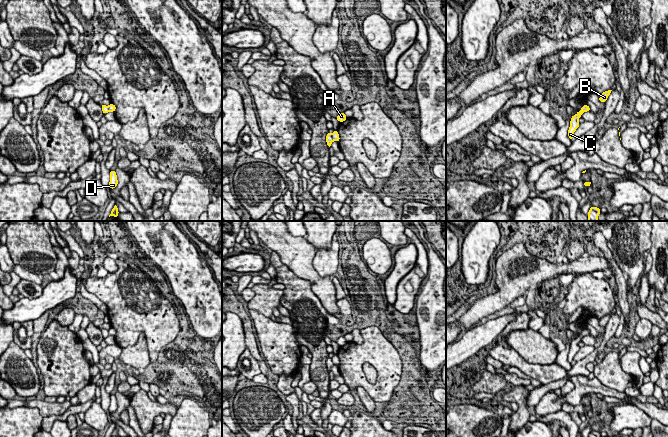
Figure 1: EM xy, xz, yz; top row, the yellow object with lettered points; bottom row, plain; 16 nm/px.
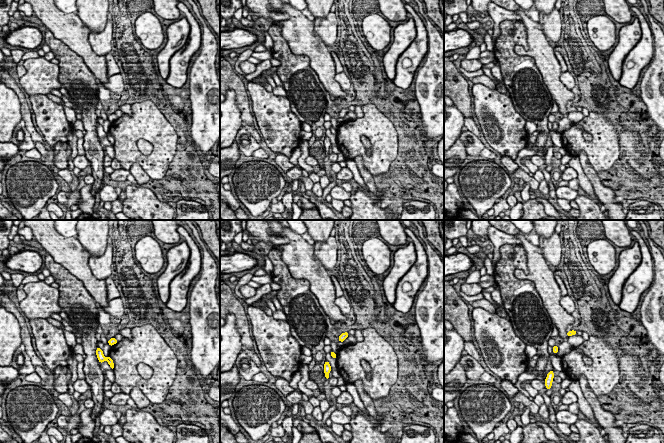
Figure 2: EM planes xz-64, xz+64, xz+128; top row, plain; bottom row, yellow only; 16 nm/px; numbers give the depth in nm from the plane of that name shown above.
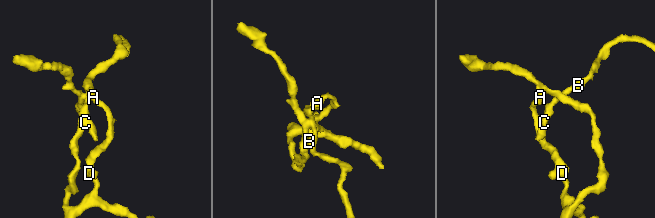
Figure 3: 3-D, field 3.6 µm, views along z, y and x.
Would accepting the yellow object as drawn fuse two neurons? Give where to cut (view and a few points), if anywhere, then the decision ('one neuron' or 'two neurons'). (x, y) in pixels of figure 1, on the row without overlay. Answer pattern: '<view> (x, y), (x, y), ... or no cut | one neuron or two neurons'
xz (330, 358), (334, 364) | two neurons

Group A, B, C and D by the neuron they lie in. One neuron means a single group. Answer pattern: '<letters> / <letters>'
A D / B C

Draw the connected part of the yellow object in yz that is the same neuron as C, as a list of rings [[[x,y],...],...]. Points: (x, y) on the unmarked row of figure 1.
[[[583,329],[582,332],[581,332],[581,334],[578,335],[576,339],[573,339],[571,341],[570,351],[569,351],[569,354],[568,354],[568,361],[569,361],[569,363],[573,364],[574,356],[576,355],[576,353],[580,349],[578,343],[581,341],[581,339],[584,336],[587,336],[589,333],[590,333],[590,331],[588,329]]]

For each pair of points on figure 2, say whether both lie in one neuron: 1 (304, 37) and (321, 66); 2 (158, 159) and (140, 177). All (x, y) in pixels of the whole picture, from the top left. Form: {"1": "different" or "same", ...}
{"1": "same", "2": "different"}

